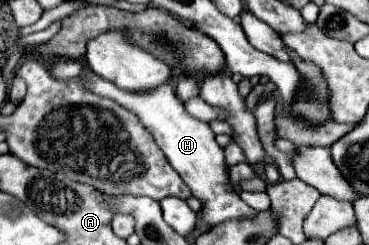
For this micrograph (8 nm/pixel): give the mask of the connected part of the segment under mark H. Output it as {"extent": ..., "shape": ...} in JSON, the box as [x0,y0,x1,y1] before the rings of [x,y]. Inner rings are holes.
{"extent":[51,59,257,227],"shape":[[[57,59],[55,65],[51,67],[51,75],[59,81],[85,77],[85,81],[89,83],[89,89],[93,89],[93,93],[99,93],[103,97],[117,101],[119,105],[125,105],[127,109],[133,109],[133,113],[137,113],[139,121],[151,131],[151,135],[155,137],[161,151],[167,155],[171,167],[187,183],[187,187],[191,189],[191,195],[201,201],[203,223],[207,223],[209,227],[215,227],[215,225],[221,225],[221,223],[233,221],[233,219],[257,217],[257,211],[251,209],[239,197],[239,193],[233,189],[229,175],[227,175],[225,155],[223,155],[223,149],[215,141],[215,133],[209,129],[207,123],[185,113],[185,107],[173,93],[171,85],[163,85],[161,89],[155,89],[155,93],[125,93],[123,89],[117,89],[111,81],[105,81],[105,79],[97,77],[95,73],[89,73],[87,65],[83,65],[79,61],[71,61],[71,59]]]}

